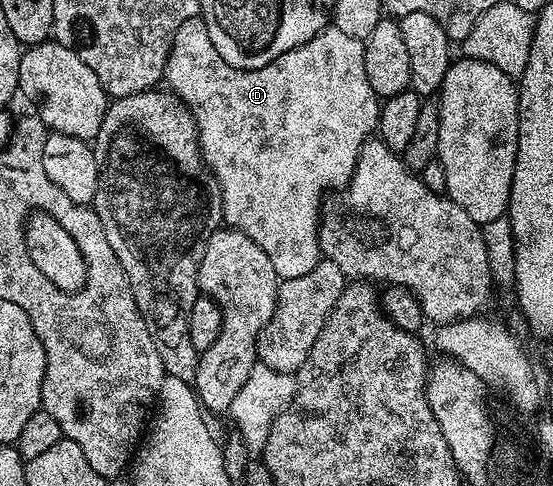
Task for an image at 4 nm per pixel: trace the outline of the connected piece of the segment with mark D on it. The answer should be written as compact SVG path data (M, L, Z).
M199 16L191 17L186 19L182 23L182 27L176 33L170 46L170 52L168 54L168 63L164 66L163 80L168 85L167 88L171 92L175 93L185 105L188 106L189 112L192 113L192 118L196 121L196 130L200 136L200 153L205 156L205 160L215 168L216 181L220 185L219 193L222 195L222 207L224 208L224 221L227 222L231 228L236 229L240 233L245 233L250 239L254 239L254 243L258 243L258 247L262 247L262 251L266 251L266 259L270 259L270 263L274 267L277 277L281 279L298 279L298 275L306 275L306 271L311 271L312 268L319 261L322 260L322 250L320 248L320 237L318 234L321 232L320 229L320 204L324 201L324 192L327 189L337 189L337 191L343 190L348 184L348 180L354 175L356 170L356 164L358 163L358 155L362 151L362 147L367 143L368 140L377 132L380 124L380 106L381 102L378 100L375 91L370 87L370 79L366 79L366 63L364 62L364 41L358 37L351 37L345 35L343 31L338 31L335 27L329 27L324 29L317 37L310 39L306 43L302 43L298 47L294 47L290 51L286 51L282 55L278 55L278 59L274 59L270 63L266 63L266 67L261 69L235 69L230 67L230 63L226 63L226 59L222 59L222 55L218 55L218 51L214 51L214 43L210 43L210 35L204 32L204 26Z

